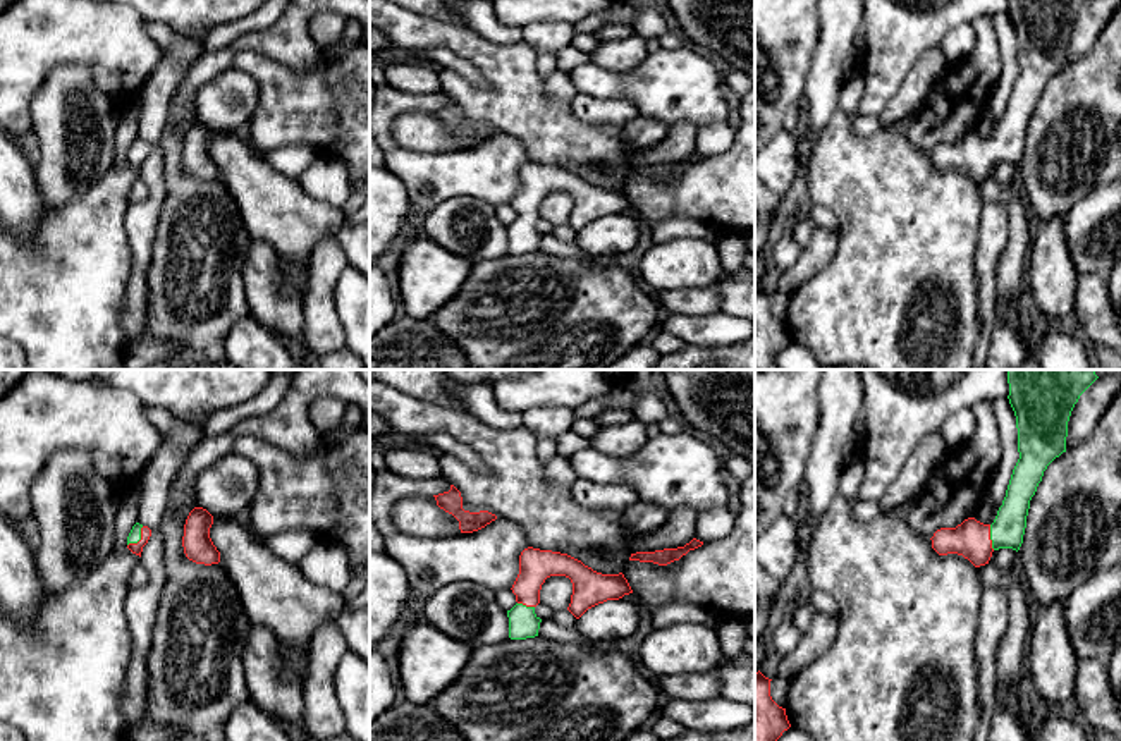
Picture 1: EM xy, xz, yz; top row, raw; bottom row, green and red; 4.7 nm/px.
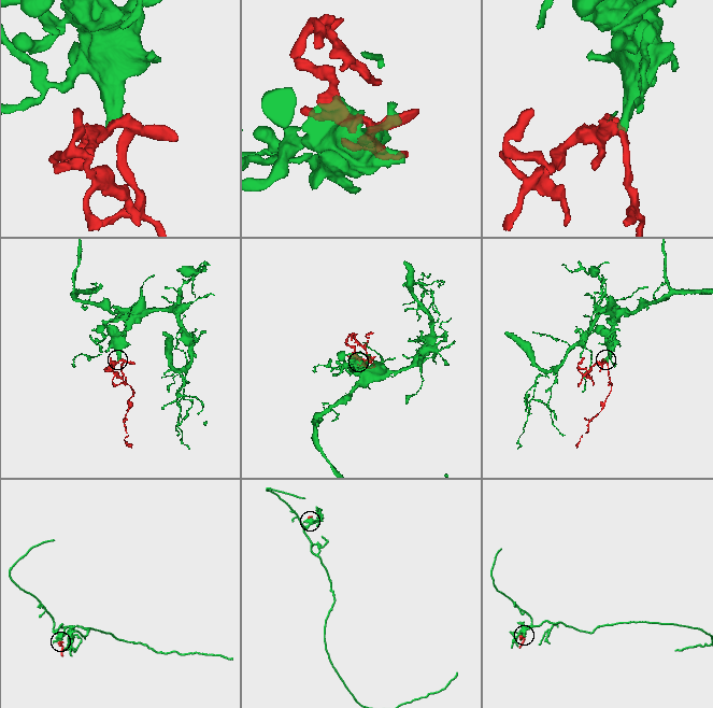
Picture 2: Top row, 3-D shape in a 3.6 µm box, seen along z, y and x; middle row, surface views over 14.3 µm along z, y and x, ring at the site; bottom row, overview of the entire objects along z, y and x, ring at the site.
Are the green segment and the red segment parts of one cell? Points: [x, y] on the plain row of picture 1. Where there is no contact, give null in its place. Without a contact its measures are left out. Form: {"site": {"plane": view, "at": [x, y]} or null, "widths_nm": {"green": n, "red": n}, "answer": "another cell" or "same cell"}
{"site": {"plane": "xy", "at": [140, 153]}, "widths_nm": {"green": 60, "red": 50}, "answer": "same cell"}

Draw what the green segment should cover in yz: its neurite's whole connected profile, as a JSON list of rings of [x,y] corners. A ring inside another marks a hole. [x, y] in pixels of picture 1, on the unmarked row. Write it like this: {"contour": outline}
{"contour": [[[1009,0],[1008,14],[1016,31],[1020,74],[1002,120],[992,139],[968,132],[956,143],[937,144],[930,155],[939,170],[958,168],[980,182],[989,179],[994,165],[1020,165],[1030,115],[1047,81],[1066,67],[1071,26],[1088,2]]]}

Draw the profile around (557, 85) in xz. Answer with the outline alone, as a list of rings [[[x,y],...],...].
[[[555,69],[543,83],[550,100],[571,103],[578,95],[567,72],[560,69]]]

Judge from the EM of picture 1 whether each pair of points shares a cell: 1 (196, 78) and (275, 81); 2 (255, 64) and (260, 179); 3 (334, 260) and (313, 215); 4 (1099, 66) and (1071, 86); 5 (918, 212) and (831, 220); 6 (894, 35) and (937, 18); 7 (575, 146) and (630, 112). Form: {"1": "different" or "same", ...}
{"1": "different", "2": "different", "3": "different", "4": "same", "5": "different", "6": "same", "7": "different"}

